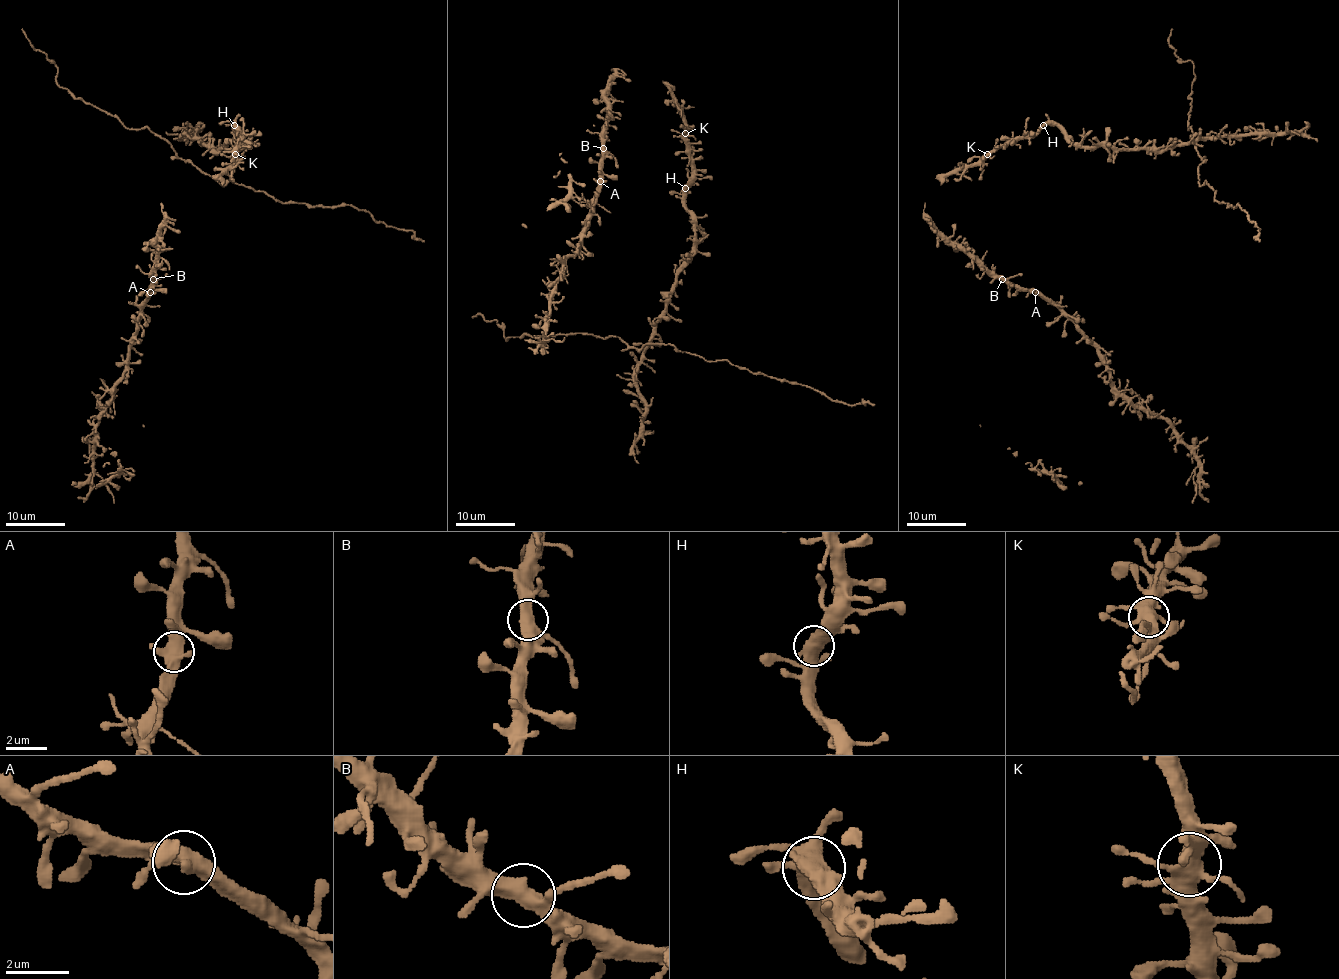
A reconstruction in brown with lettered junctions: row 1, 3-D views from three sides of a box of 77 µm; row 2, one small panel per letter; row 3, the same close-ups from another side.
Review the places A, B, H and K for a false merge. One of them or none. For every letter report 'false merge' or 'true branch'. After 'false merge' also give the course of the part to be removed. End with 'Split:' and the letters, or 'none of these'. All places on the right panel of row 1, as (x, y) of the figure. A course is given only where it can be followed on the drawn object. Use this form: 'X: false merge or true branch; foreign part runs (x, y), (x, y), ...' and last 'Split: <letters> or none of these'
A: true branch
B: true branch
H: true branch
K: true branch
Split: none of these

